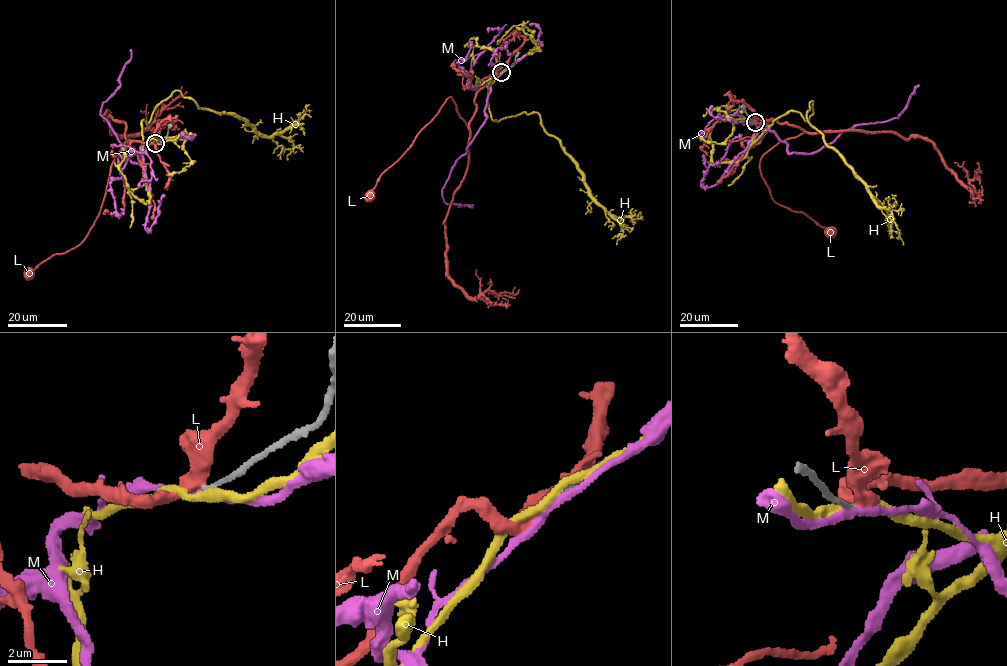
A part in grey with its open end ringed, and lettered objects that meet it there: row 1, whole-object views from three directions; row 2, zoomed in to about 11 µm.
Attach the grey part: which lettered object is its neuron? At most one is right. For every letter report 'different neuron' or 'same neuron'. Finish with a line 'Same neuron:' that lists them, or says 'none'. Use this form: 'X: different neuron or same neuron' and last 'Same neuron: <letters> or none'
H: different neuron
L: different neuron
M: different neuron
Same neuron: none

